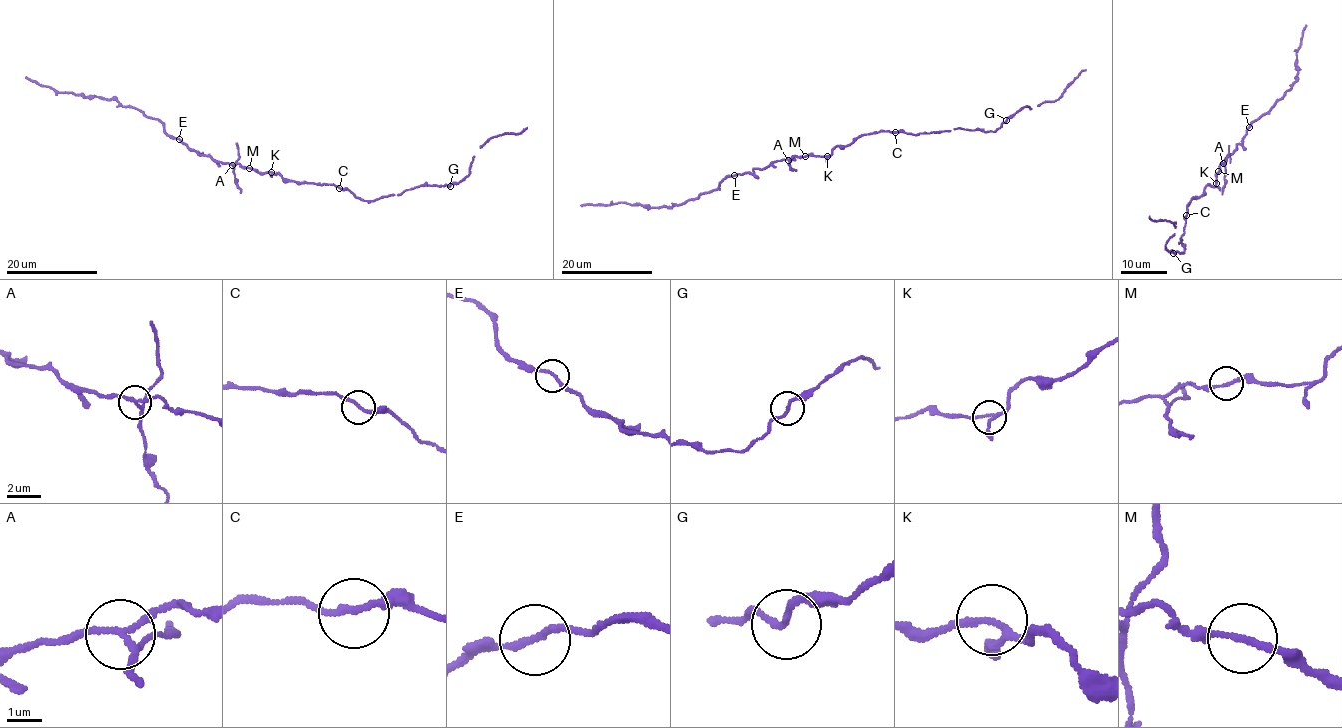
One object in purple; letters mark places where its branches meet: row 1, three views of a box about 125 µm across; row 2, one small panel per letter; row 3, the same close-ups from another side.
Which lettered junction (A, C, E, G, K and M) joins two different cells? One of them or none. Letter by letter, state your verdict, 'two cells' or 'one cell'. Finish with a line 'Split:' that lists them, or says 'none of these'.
A: two cells
C: one cell
E: one cell
G: one cell
K: one cell
M: one cell
Split: A

